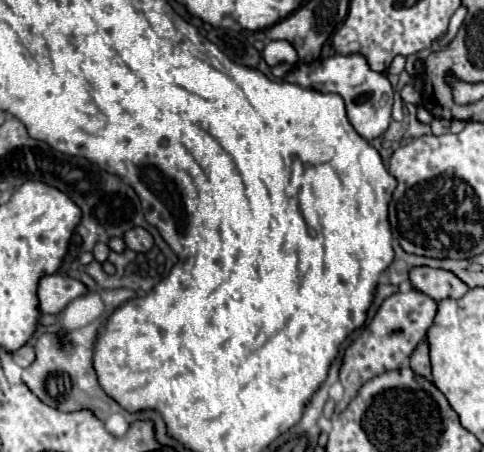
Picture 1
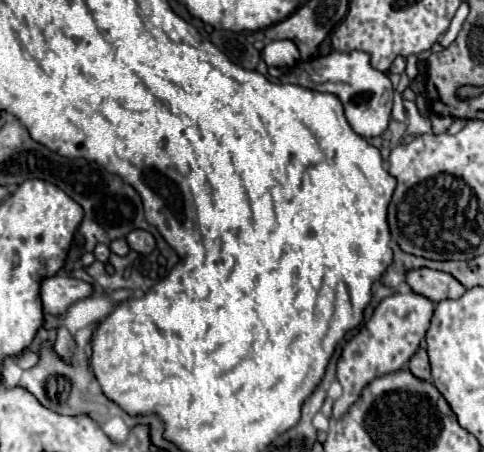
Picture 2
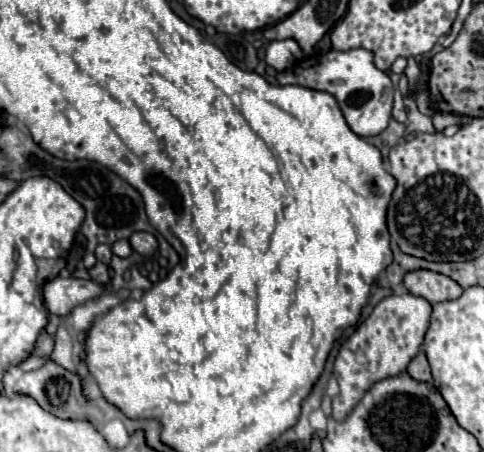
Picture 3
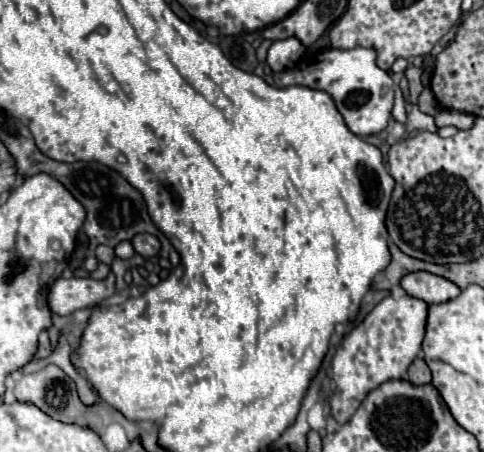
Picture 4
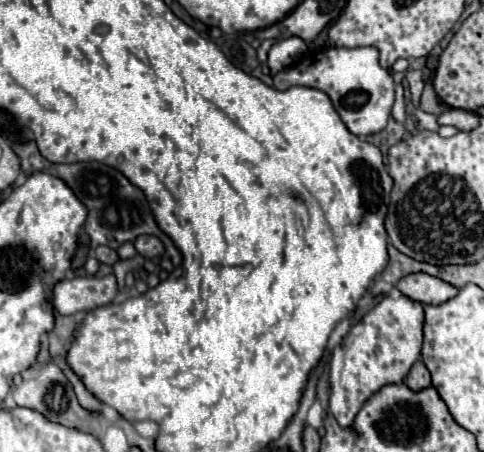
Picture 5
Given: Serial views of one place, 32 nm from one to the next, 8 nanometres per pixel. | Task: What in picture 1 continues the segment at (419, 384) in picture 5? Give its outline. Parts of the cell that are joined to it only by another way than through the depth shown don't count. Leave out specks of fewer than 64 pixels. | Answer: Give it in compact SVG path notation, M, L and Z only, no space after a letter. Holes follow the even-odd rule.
M420 342L414 354L410 356L410 368L414 374L430 378L430 360L428 360L428 344Z

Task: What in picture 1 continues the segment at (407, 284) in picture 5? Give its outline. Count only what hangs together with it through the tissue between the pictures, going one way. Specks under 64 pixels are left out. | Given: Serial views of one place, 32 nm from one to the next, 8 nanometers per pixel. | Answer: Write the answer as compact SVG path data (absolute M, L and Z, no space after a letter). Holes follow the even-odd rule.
M428 266L412 268L410 282L418 292L432 296L432 300L436 302L444 298L462 298L468 292L468 286L462 280L458 280L452 272Z

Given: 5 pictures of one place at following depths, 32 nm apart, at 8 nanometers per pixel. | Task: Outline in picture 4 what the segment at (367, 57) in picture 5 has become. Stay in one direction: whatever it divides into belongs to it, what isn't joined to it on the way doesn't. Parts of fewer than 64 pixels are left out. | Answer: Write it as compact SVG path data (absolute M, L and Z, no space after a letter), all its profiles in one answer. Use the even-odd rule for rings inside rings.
M352 48L352 50L326 50L322 54L312 56L312 60L306 60L302 64L298 64L296 68L288 68L284 72L274 74L274 84L278 88L288 88L292 84L300 84L300 86L308 86L308 88L316 88L322 90L326 94L332 96L338 112L342 114L346 126L350 128L350 132L354 132L356 136L370 136L370 134L378 134L386 128L388 118L390 118L390 110L392 110L392 102L394 102L394 82L390 78L390 74L382 68L378 68L376 64L376 50L374 48Z

